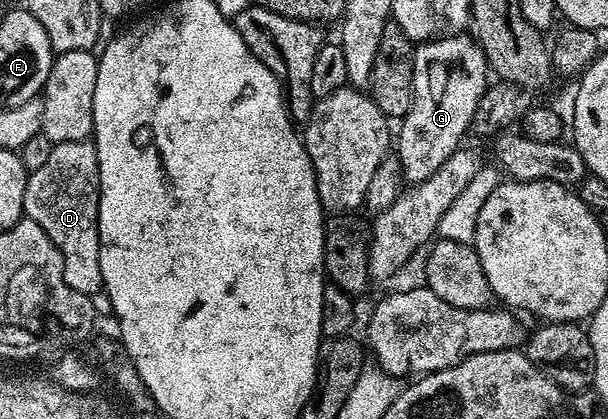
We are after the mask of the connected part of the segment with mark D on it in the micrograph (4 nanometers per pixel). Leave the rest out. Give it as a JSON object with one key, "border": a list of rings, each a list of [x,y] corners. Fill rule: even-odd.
{"border":[[[92,140],[59,143],[54,145],[47,163],[43,163],[43,167],[39,167],[39,171],[29,173],[25,179],[24,216],[39,223],[39,227],[43,227],[43,231],[47,231],[51,243],[55,243],[55,247],[61,252],[61,258],[65,264],[63,279],[67,279],[67,283],[71,287],[75,287],[75,291],[90,295],[100,294],[103,289],[99,271],[99,231],[97,230],[97,208],[101,194],[100,166],[99,149]]]}

